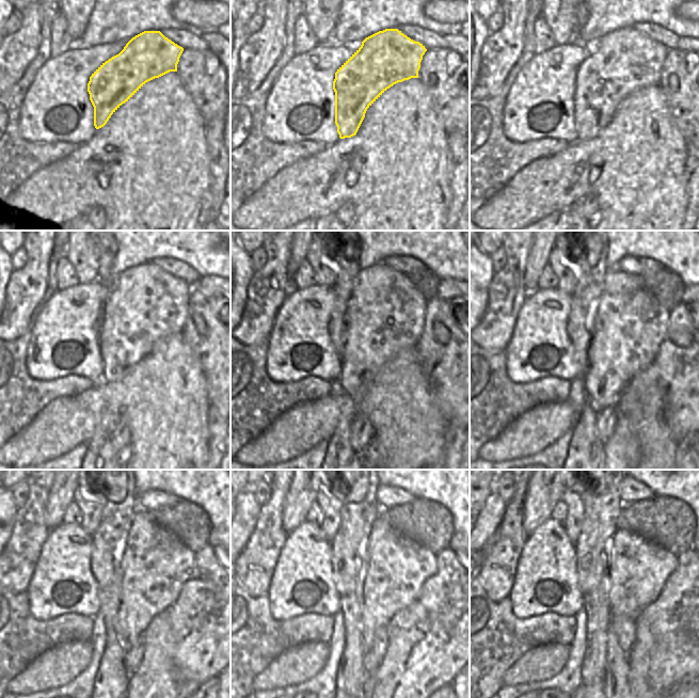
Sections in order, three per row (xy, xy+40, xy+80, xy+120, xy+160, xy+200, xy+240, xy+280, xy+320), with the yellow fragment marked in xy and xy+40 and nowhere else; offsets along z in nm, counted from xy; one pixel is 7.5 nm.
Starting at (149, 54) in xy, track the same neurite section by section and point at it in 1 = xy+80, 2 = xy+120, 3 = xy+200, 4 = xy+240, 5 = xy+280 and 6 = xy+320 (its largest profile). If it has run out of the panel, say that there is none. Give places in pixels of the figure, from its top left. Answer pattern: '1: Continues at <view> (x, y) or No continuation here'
1: Continues at xy+80 (623, 61)
2: Continues at xy+120 (145, 305)
3: Continues at xy+200 (630, 324)
4: Continues at xy+240 (155, 566)
5: Continues at xy+280 (394, 568)
6: Continues at xy+320 (638, 569)

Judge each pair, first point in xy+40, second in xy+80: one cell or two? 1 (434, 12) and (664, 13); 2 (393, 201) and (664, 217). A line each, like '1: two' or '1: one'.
1: two
2: one

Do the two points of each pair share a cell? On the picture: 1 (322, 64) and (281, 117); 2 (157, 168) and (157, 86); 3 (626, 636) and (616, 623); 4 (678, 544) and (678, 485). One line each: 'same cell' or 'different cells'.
1: same cell
2: same cell
3: same cell
4: different cells

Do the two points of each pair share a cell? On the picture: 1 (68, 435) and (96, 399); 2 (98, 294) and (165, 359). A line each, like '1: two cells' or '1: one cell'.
1: one cell
2: two cells

